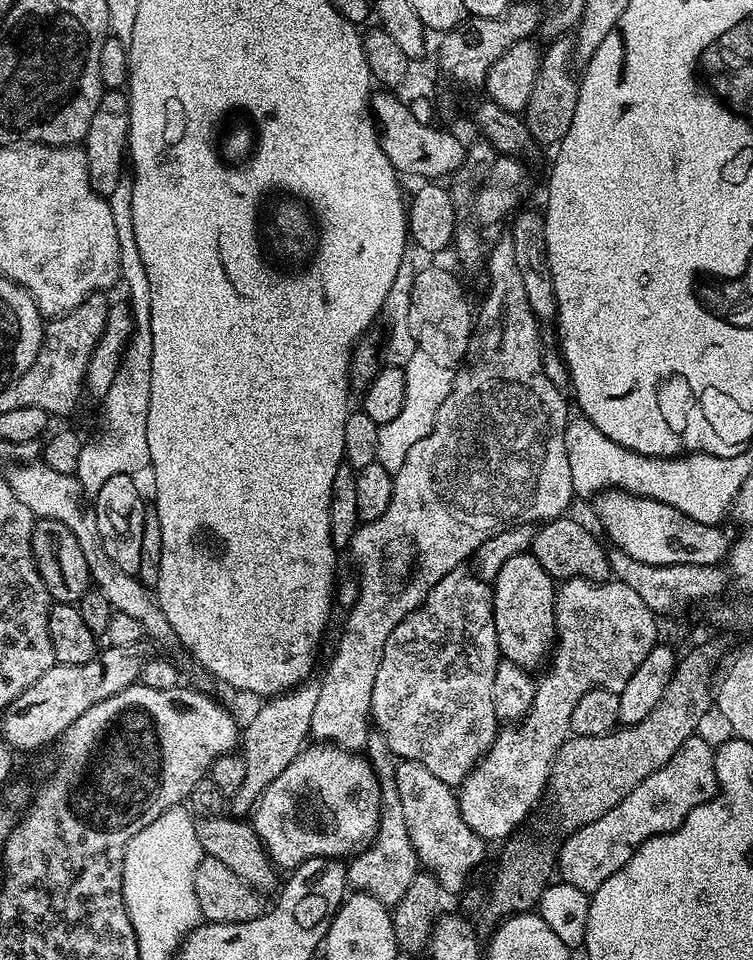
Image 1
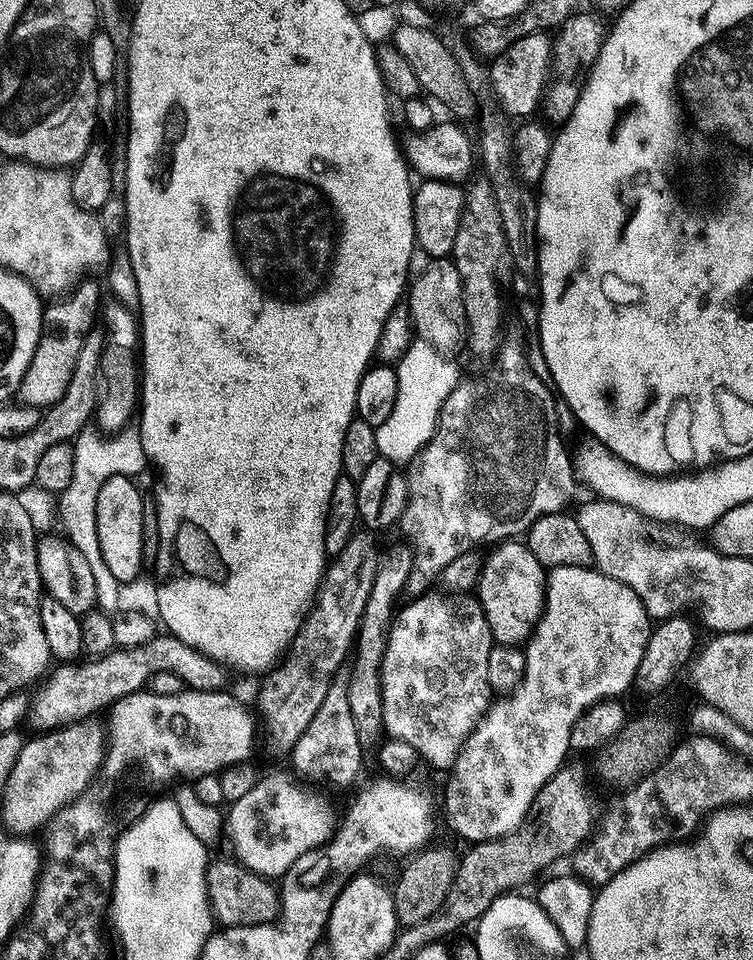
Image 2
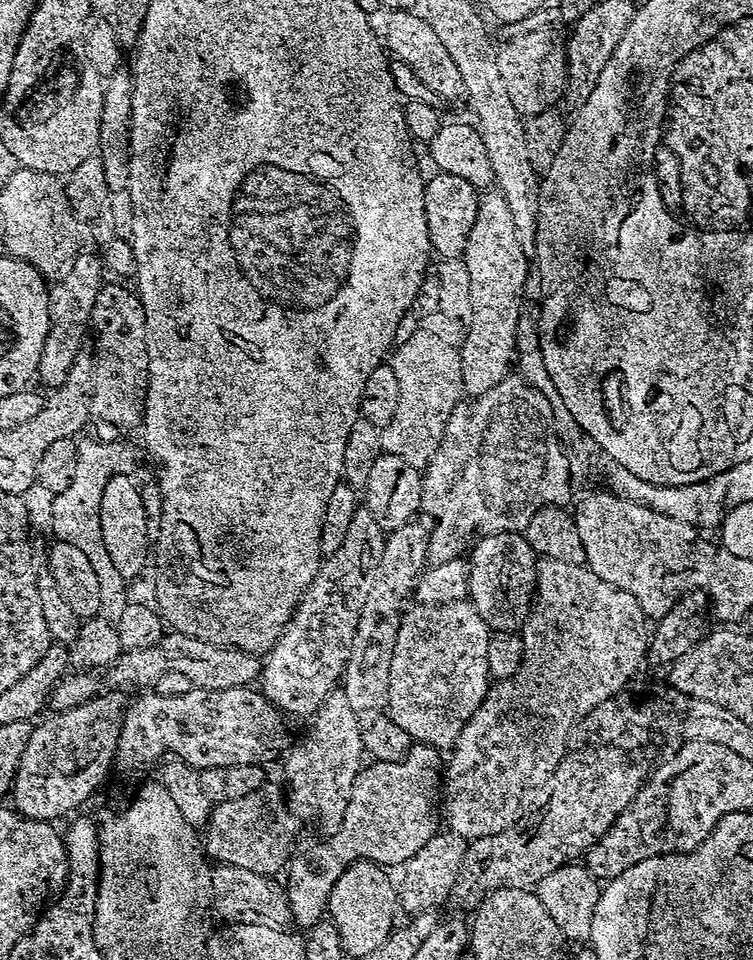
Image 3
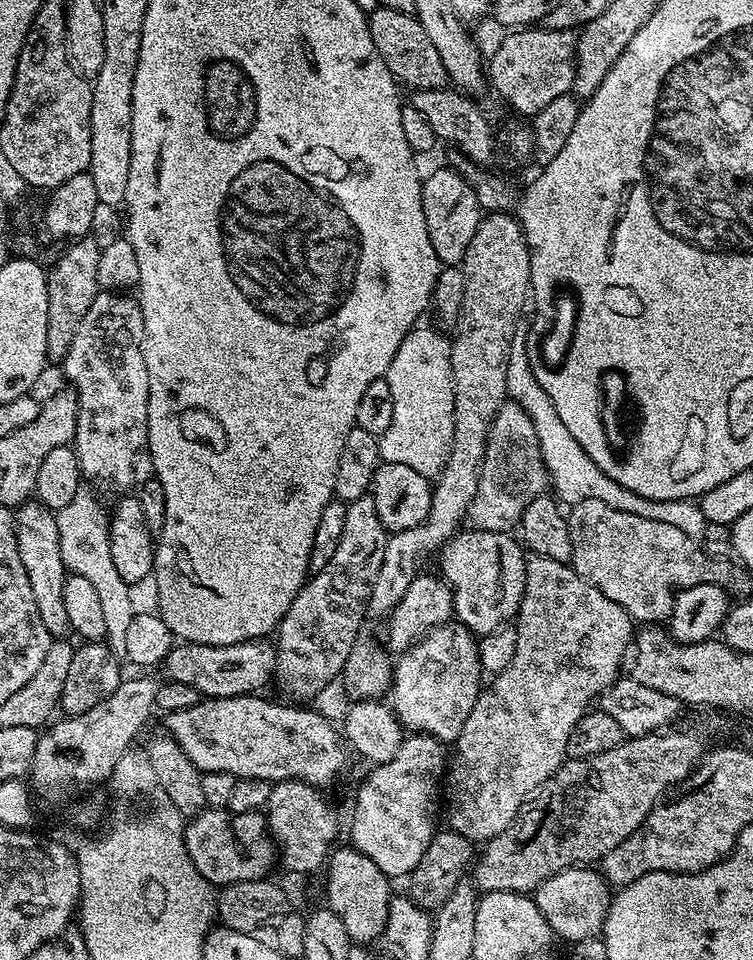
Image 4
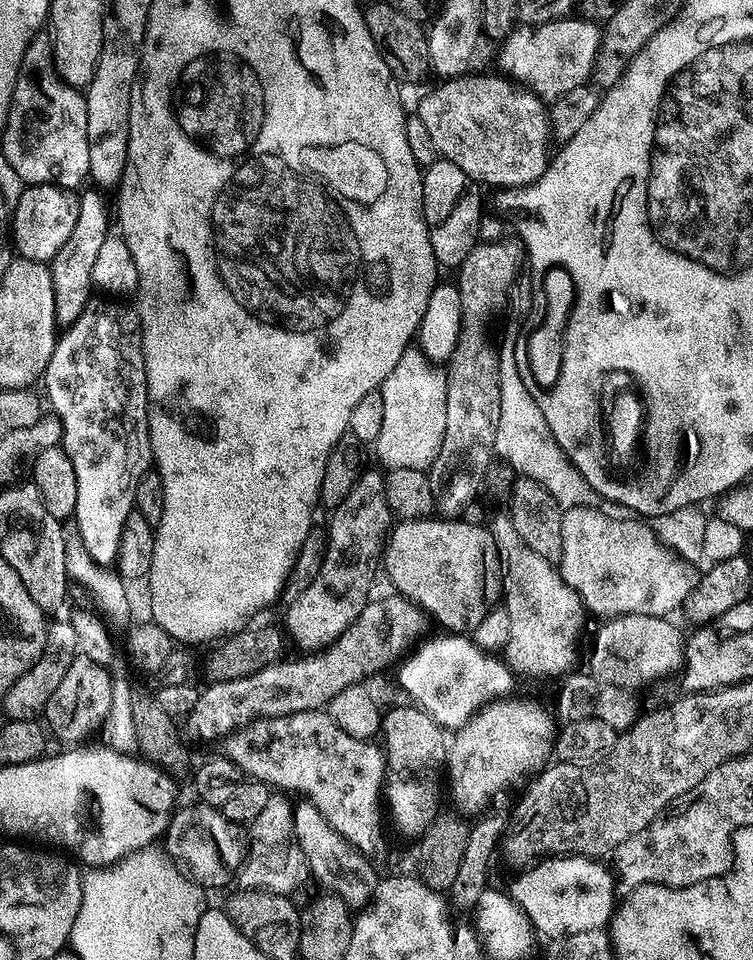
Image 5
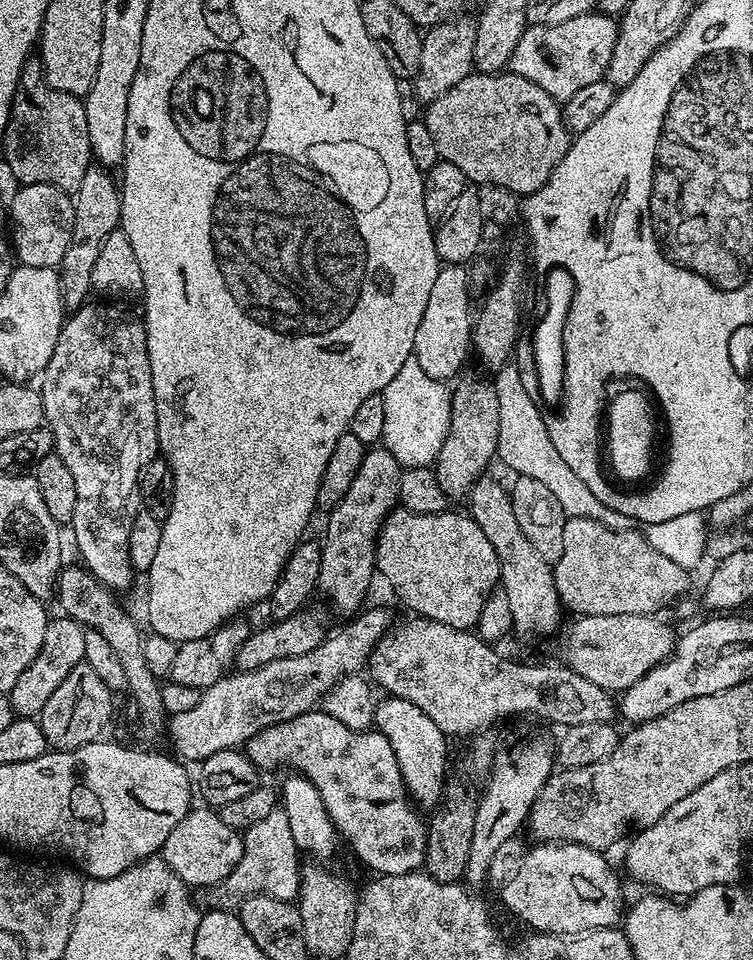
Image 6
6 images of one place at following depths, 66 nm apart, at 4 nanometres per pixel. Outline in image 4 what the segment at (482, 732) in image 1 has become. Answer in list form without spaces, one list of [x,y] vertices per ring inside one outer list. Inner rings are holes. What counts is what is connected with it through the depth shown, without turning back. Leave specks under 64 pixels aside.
[[[459,622],[439,624],[423,633],[412,647],[399,653],[392,673],[390,707],[409,733],[432,736],[441,742],[455,742],[462,734],[462,726],[466,726],[466,718],[470,718],[470,710],[474,710],[474,702],[481,694],[480,676],[480,649],[474,633]]]

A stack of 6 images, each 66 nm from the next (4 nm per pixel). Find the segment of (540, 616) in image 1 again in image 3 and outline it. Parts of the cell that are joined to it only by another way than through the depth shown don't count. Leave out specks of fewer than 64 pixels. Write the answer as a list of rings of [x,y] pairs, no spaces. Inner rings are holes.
[[[519,532],[481,536],[470,552],[467,599],[496,634],[516,634],[528,621],[536,590],[538,557]]]

